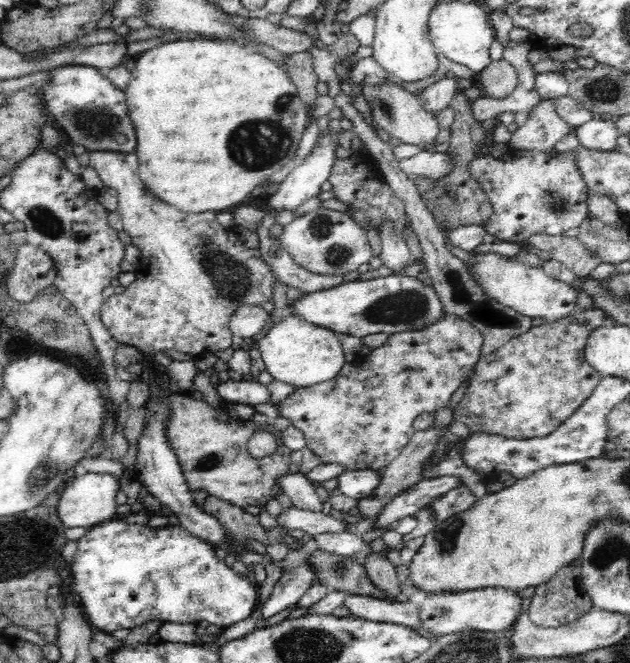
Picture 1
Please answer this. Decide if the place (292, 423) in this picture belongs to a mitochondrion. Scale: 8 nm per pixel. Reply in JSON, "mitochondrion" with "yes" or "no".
{"mitochondrion":"no"}

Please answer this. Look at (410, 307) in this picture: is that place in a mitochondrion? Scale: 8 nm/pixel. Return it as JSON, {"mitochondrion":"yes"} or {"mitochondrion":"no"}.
{"mitochondrion":"yes"}

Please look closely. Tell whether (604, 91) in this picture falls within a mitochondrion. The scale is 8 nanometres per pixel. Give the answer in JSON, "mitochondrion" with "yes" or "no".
{"mitochondrion":"yes"}

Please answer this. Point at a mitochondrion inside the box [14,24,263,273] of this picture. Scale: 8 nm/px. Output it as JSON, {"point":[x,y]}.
{"point":[93,124]}

